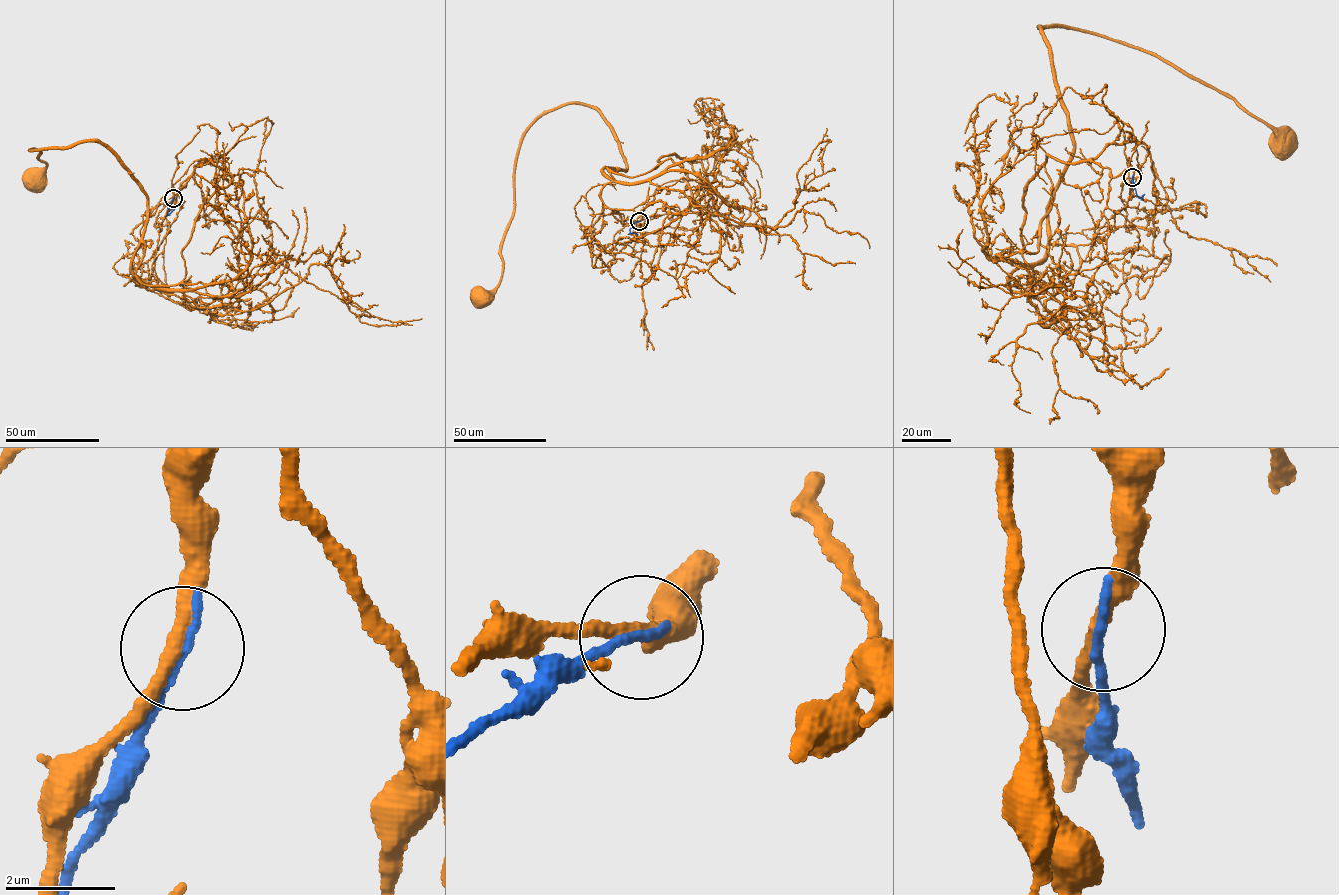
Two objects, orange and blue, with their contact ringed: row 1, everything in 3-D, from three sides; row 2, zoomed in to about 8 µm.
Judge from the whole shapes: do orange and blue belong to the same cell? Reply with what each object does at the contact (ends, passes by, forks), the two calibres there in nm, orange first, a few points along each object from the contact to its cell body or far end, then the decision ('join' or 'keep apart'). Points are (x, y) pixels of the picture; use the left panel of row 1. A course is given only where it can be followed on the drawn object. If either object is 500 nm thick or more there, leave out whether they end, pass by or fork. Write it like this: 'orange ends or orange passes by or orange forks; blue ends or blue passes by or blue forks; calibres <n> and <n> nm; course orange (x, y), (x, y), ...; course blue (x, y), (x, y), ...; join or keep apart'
orange passes by; blue ends; calibres 280 and 200 nm; course orange (173, 198), (209, 124), (185, 278), (144, 284), (118, 156), (29, 149), (40, 186); course blue (173, 198), (167, 213), (176, 207); keep apart

